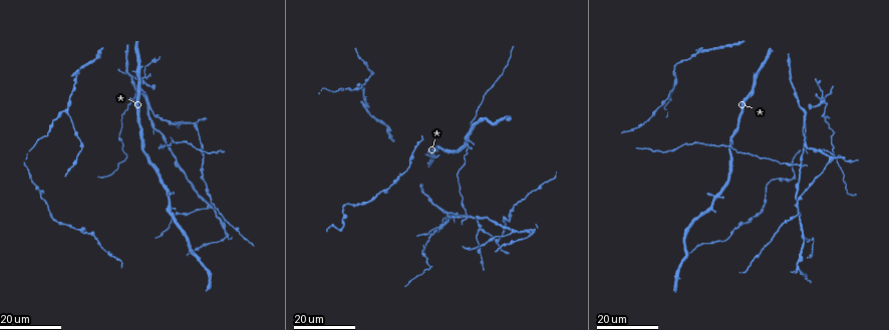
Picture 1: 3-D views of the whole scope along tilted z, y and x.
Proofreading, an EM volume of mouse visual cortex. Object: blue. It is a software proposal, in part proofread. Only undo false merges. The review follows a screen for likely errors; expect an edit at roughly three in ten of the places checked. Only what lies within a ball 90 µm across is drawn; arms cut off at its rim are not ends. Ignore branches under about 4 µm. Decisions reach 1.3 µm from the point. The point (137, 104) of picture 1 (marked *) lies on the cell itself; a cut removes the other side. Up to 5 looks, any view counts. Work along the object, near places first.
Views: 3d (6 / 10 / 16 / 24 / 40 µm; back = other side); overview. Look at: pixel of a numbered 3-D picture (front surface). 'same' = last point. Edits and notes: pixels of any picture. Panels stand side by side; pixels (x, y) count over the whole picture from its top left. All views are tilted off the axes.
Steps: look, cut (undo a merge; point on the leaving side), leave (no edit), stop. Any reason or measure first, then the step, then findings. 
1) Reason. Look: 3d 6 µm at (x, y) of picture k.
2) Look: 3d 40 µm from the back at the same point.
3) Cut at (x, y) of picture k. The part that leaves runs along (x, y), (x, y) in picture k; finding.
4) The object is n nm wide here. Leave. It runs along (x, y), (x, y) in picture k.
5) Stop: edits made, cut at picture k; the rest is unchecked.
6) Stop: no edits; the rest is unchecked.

Look: 3d 24 µm at (833, 158) of picture 1.

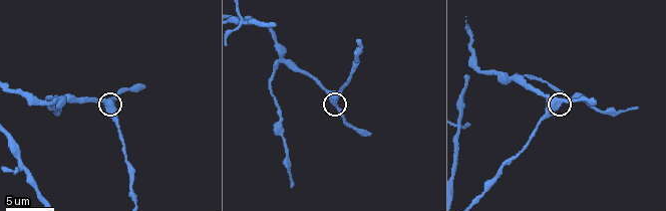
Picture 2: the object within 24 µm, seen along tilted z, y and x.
Look: 3d 6 µm at (335, 101) of picture 2.

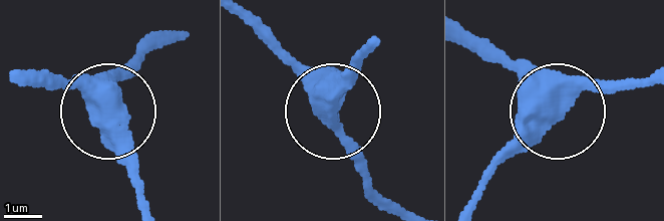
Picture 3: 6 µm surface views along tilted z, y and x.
Leave. It runs along (470, 29), (561, 103), (627, 79) in picture 3; one cell here.

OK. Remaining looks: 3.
Arms part here. Look: 3d 10 µm at (281, 59) of picture 2.

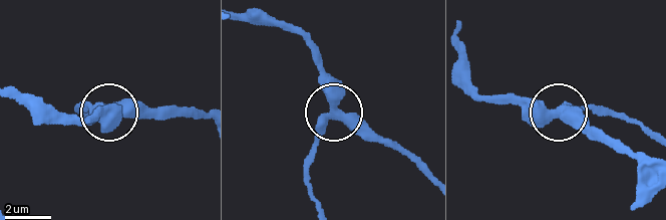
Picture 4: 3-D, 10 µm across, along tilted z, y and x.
Look: 3d 10 µm from the back at (334, 113) of picture 4.

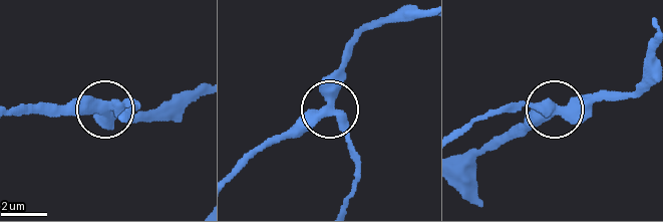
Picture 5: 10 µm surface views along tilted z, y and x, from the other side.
Leave. It runs along (394, 15), (361, 33), (333, 103), (356, 152) in picture 5; all the same cell.

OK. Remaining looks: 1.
Four-way junction. Look: 3d 6 µm at (245, 20) of picture 2.

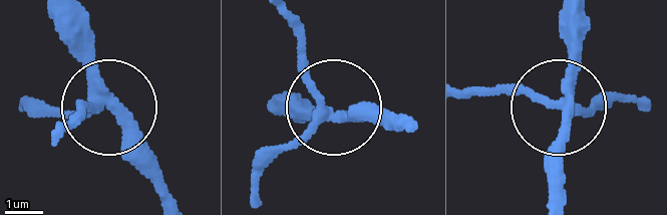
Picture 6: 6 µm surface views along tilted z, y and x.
The object is 280 nm wide here. Cut at (48, 111) of picture 6. The part that leaves runs along (320, 109), (298, 18) in picture 6; two cells meet here.

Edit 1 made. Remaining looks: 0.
Stop: edits made, cut at picture 6; the rest is unchecked.

